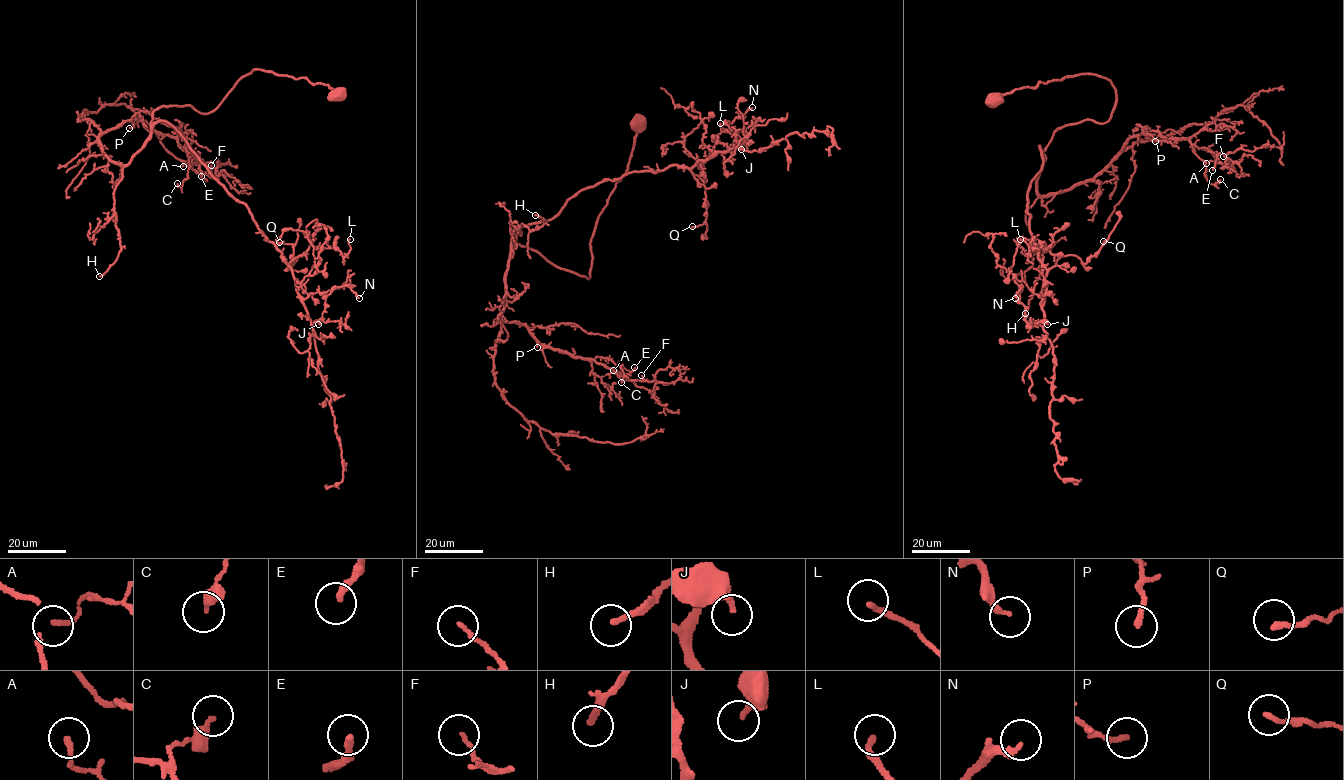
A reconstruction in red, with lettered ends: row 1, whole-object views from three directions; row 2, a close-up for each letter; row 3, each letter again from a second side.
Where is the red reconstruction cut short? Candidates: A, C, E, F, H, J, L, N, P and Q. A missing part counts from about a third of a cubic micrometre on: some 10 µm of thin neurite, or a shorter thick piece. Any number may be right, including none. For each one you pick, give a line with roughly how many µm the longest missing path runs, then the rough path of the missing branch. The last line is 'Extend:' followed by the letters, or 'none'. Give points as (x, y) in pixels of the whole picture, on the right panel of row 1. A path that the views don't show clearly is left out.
H: Missing length about 50 µm. Course of what is missing: (1025, 313), (1007, 336), (1000, 361), (1000, 379), (984, 411), (984, 421)
P: Missing length about 15 µm. Course of what is missing: (1155, 141), (1169, 146), (1178, 136), (1182, 137)
Extend: H, P

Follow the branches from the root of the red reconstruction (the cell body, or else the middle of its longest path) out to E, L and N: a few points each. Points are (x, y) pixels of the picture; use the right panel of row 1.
E: (994, 101), (1087, 73), (1114, 88), (1107, 121), (1055, 130), (1039, 195), (1149, 131), (1211, 150), (1212, 170)
L: (994, 101), (1087, 73), (1116, 96), (1107, 121), (1039, 147), (1029, 229), (1055, 265), (1020, 239)
N: (994, 101), (1087, 73), (1116, 96), (1107, 121), (1039, 147), (1042, 325), (1015, 298)

